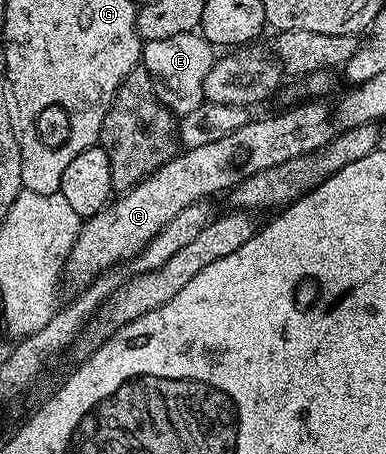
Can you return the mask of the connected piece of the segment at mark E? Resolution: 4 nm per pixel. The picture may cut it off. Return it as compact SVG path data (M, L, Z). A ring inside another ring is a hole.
M200 31L147 40L141 49L141 64L153 78L153 89L157 92L157 97L177 118L191 114L191 110L206 103L203 82L207 82L207 74L213 68L214 59L214 45Z

